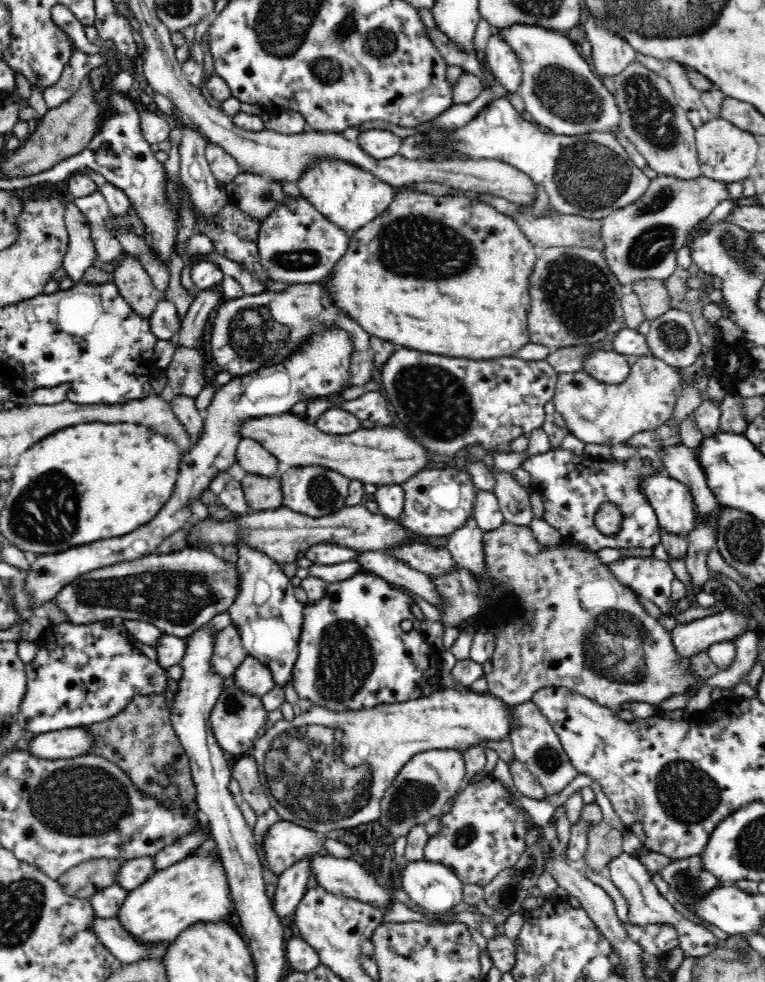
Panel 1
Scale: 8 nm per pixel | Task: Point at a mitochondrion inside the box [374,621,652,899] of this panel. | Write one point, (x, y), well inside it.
(412, 798)

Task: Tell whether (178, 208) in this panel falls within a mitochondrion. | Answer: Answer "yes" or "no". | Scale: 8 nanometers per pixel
no

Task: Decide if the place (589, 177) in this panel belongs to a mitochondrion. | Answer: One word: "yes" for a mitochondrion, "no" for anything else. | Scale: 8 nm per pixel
yes

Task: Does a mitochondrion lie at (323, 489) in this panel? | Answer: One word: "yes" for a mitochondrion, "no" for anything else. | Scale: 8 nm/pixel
yes

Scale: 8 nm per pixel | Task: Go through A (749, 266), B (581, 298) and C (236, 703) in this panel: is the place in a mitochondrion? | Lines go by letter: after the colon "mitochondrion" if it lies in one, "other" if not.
A: mitochondrion
B: mitochondrion
C: mitochondrion

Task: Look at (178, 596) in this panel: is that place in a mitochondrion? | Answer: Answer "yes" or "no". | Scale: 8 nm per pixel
yes

